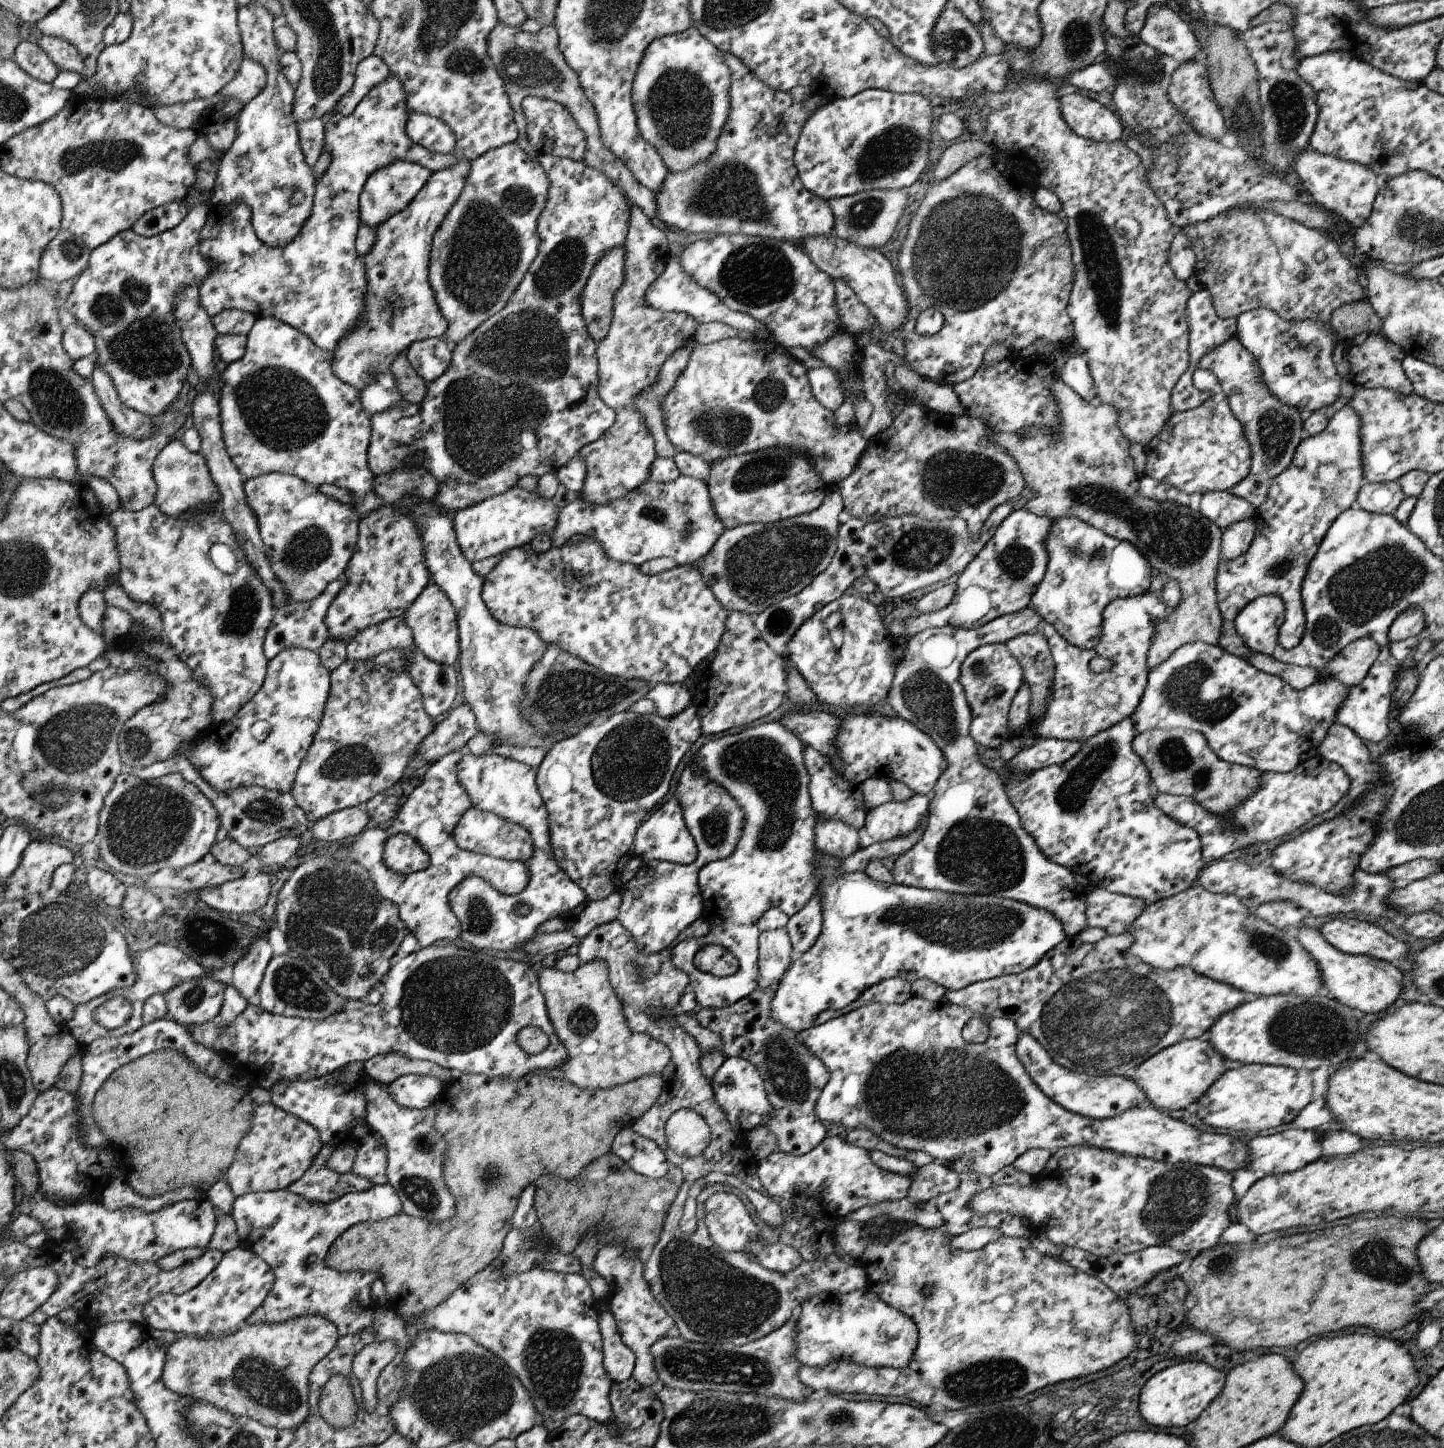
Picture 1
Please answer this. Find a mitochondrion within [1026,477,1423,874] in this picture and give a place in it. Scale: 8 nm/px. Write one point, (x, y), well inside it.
(1183, 691)

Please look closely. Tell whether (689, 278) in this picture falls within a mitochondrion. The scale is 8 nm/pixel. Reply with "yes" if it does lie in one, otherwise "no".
no

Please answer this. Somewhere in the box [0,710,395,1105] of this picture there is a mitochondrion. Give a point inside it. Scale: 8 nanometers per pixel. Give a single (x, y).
(55, 941)

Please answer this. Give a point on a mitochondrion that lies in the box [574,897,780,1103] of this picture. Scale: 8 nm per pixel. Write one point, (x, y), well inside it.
(638, 973)

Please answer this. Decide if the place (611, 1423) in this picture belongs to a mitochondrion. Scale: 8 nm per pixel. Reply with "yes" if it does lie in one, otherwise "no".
no

